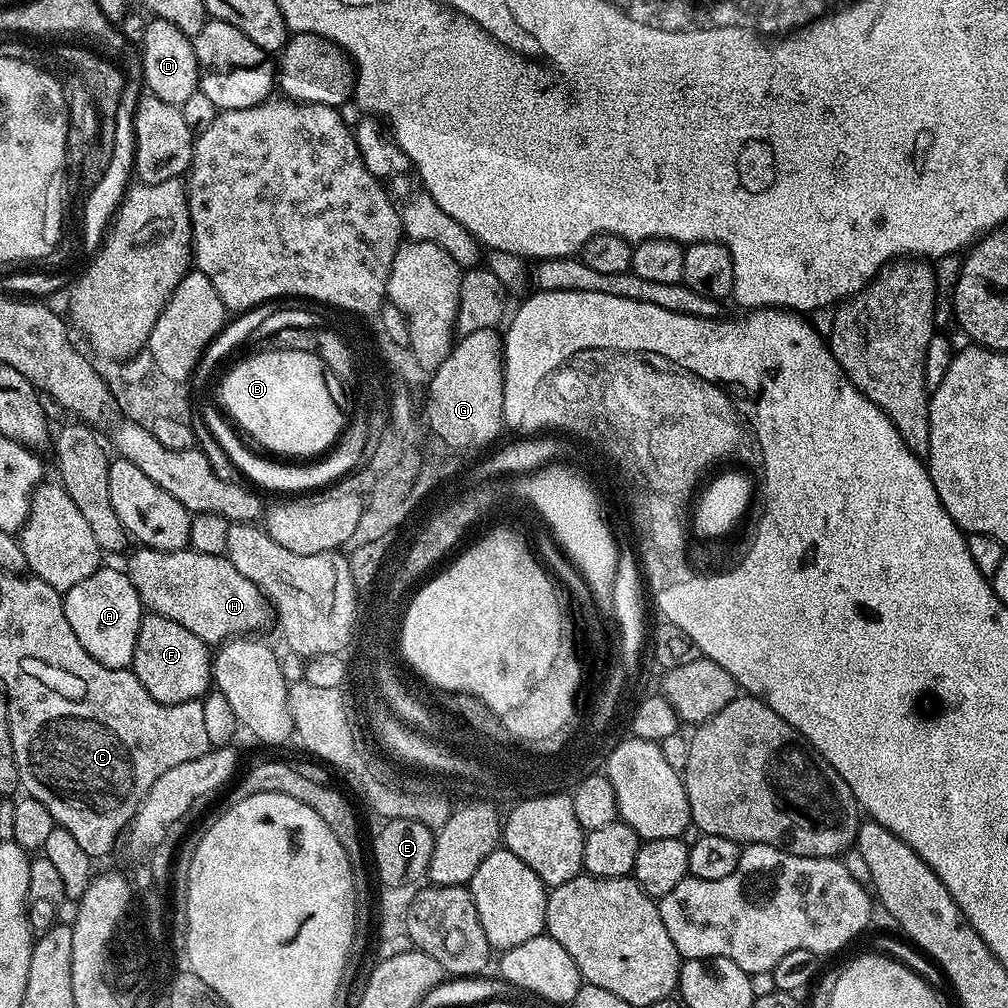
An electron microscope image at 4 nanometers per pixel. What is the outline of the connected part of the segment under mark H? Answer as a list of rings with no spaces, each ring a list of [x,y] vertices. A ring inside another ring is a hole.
[[[137,547],[137,551],[129,558],[126,571],[131,584],[138,590],[140,603],[147,611],[170,618],[170,622],[178,622],[178,626],[186,626],[190,634],[202,638],[209,646],[219,646],[226,640],[243,637],[245,634],[256,634],[270,616],[270,604],[257,584],[250,582],[243,574],[238,574],[228,557],[202,554],[191,550],[163,552],[157,548]]]

